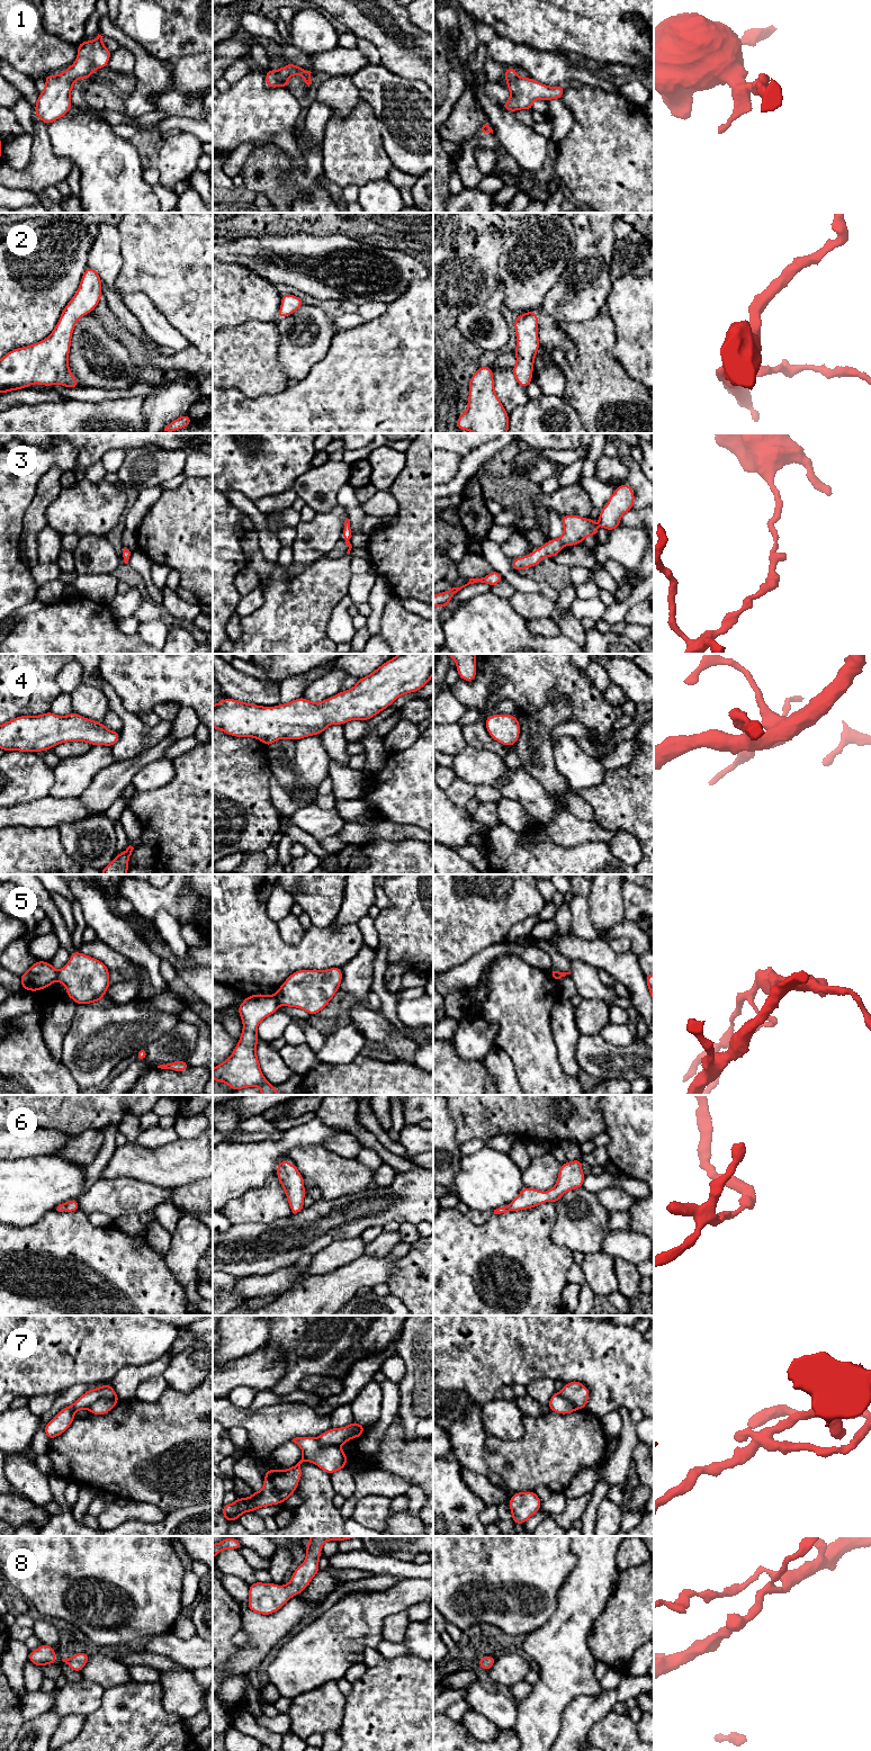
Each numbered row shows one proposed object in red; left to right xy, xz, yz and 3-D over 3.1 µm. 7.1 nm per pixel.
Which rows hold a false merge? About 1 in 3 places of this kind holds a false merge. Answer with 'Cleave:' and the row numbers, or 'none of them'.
Cleave: 5, 7

